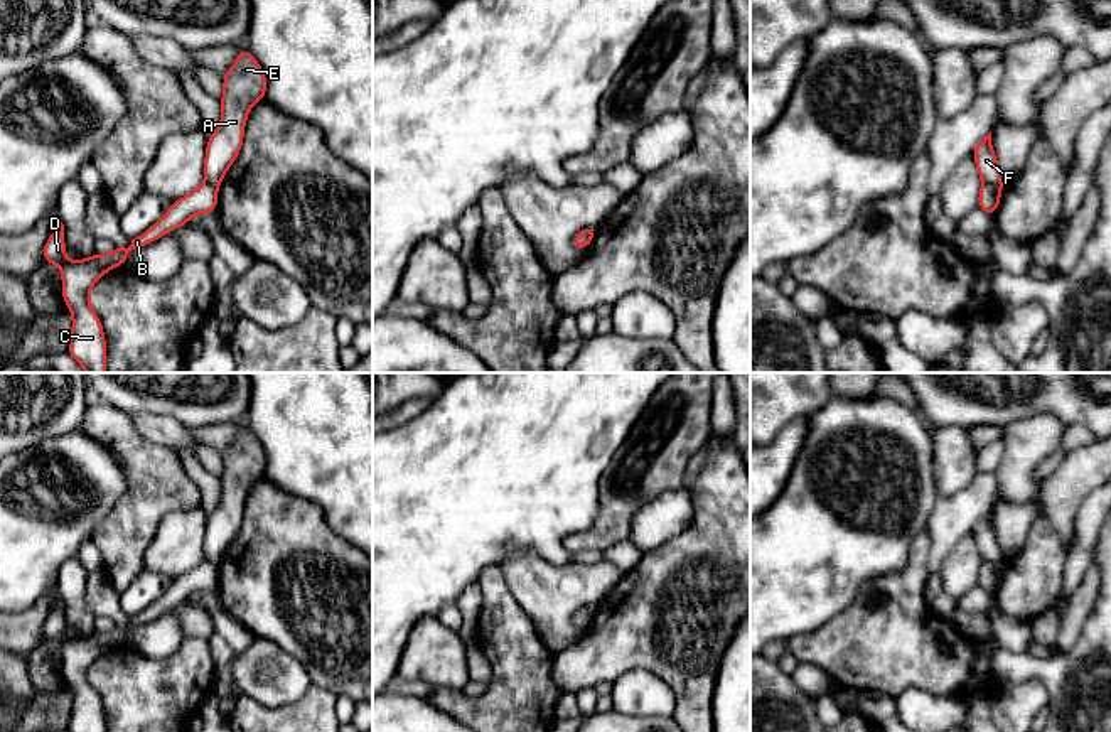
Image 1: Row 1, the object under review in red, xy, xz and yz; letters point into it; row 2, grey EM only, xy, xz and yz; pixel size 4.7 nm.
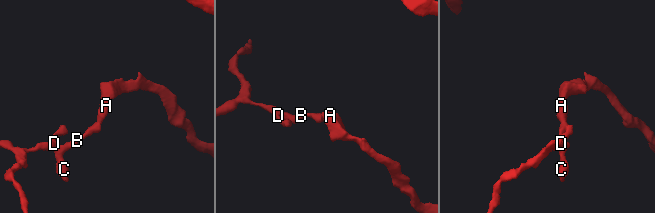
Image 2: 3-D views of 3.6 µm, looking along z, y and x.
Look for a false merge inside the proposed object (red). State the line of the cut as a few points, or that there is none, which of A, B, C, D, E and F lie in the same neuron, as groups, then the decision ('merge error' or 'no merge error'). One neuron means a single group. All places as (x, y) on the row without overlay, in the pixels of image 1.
cut yz (1000, 559), (983, 562); groups A E F / B C D; merge error

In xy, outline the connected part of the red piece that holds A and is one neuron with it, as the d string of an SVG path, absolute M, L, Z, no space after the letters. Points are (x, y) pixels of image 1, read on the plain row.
M241 425L236 440L223 454L223 462L221 503L207 516L204 540L204 557L214 565L219 565L226 548L239 533L250 486L265 477L266 454L253 432Z

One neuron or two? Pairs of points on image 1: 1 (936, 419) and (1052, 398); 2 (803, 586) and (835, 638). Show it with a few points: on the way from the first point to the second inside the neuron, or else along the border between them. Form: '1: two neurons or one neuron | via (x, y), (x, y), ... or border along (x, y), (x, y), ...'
1: one neuron | via (965, 409), (1024, 405)
2: two neurons | border along (857, 596), (845, 609), (813, 631), (791, 638)

